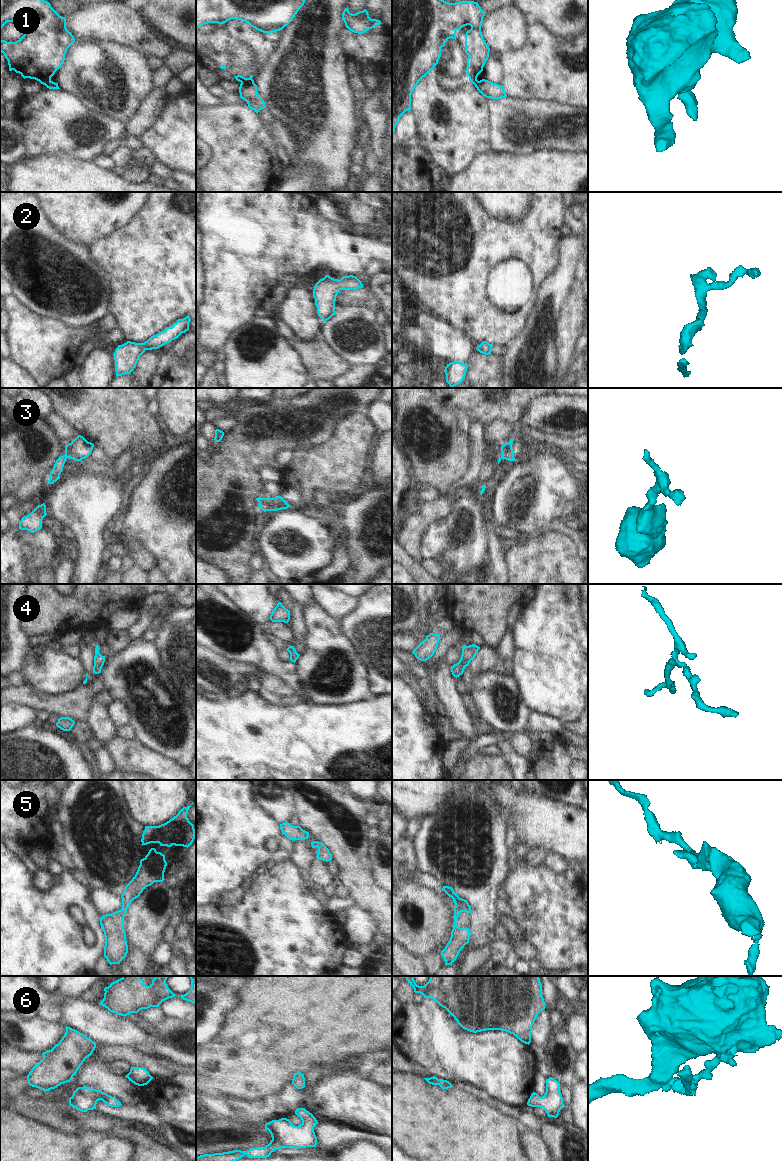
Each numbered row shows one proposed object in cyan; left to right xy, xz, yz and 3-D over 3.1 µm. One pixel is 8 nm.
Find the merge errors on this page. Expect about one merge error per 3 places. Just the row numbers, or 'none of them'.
1

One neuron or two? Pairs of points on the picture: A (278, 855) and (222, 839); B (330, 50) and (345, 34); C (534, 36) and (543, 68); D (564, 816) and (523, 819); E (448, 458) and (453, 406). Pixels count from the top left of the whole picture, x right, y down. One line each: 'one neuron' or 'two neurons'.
A: one neuron
B: two neurons
C: one neuron
D: one neuron
E: two neurons

